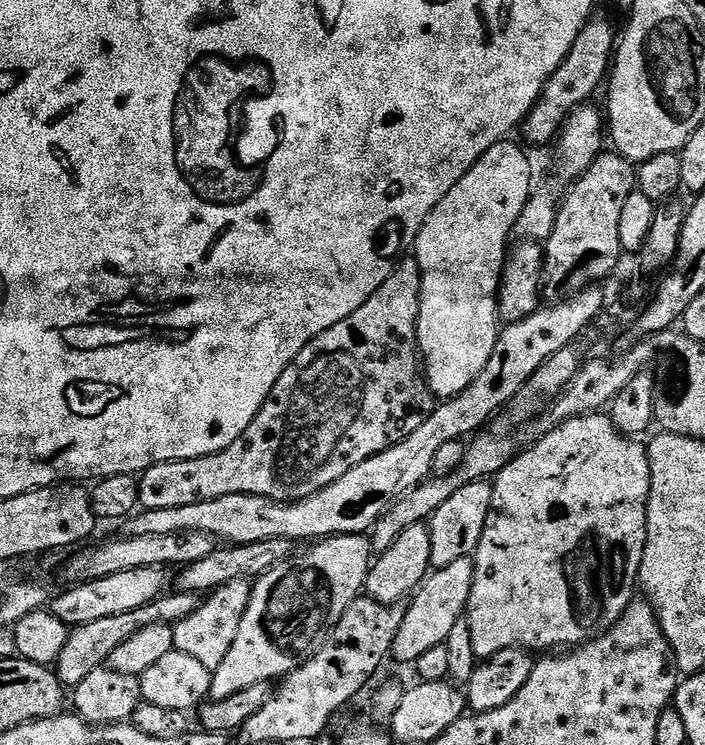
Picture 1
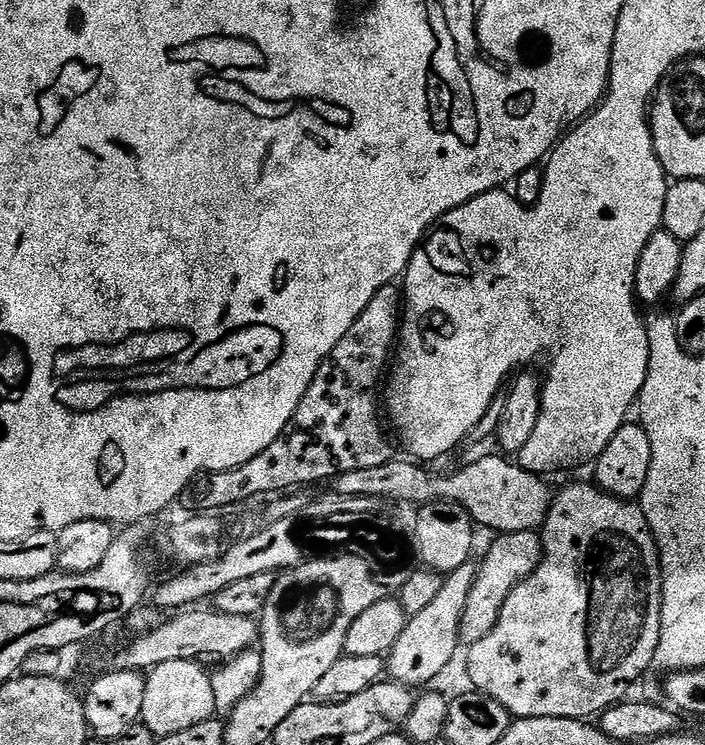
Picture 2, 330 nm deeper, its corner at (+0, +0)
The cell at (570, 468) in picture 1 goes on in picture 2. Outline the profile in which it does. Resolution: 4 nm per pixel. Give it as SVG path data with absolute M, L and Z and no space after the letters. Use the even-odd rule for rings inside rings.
M595 483L568 484L561 492L555 493L548 517L542 525L544 541L544 559L525 580L506 598L506 606L502 606L502 614L498 614L498 622L482 642L471 644L470 677L473 678L475 691L494 698L494 702L502 702L506 710L514 718L570 718L587 721L599 717L601 712L621 703L629 695L632 683L652 668L652 659L658 650L660 637L660 619L662 618L662 574L660 573L660 552L656 548L656 539L652 537L650 526L646 522L646 514L639 503L622 500L618 496L610 496Z

